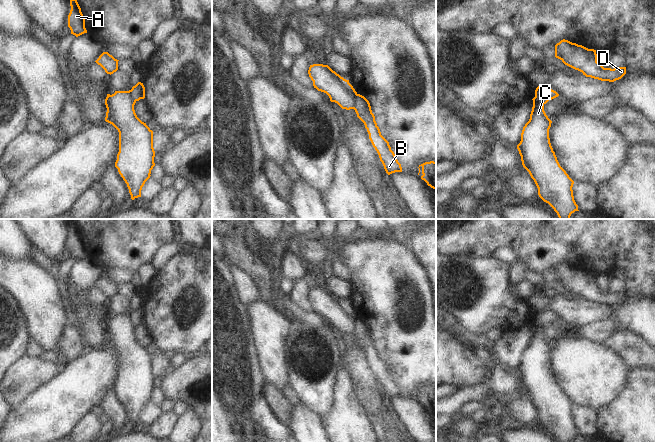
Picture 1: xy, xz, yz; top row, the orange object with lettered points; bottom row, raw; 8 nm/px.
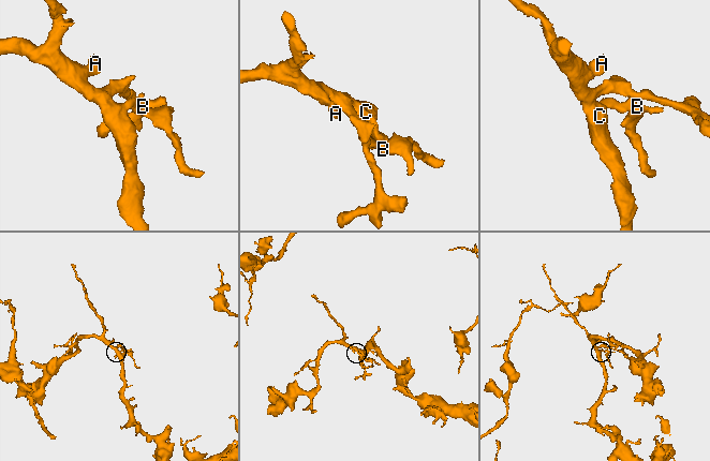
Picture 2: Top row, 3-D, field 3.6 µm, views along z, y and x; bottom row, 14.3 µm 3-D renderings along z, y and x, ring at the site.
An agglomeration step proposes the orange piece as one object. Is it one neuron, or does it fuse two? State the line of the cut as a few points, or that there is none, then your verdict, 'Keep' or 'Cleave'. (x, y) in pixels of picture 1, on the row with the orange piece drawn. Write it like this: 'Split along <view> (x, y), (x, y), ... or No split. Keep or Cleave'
Split along xz (358, 94), (354, 109). Cleave.

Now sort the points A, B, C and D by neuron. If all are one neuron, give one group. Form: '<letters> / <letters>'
A C D / B

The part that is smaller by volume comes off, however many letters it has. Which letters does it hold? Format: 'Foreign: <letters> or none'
Foreign: B

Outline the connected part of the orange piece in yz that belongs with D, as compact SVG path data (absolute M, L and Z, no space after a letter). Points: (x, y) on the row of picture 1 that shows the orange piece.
M565 39L555 45L555 57L565 65L582 72L586 77L601 81L614 82L626 74L626 67L604 68L597 62L596 50Z

